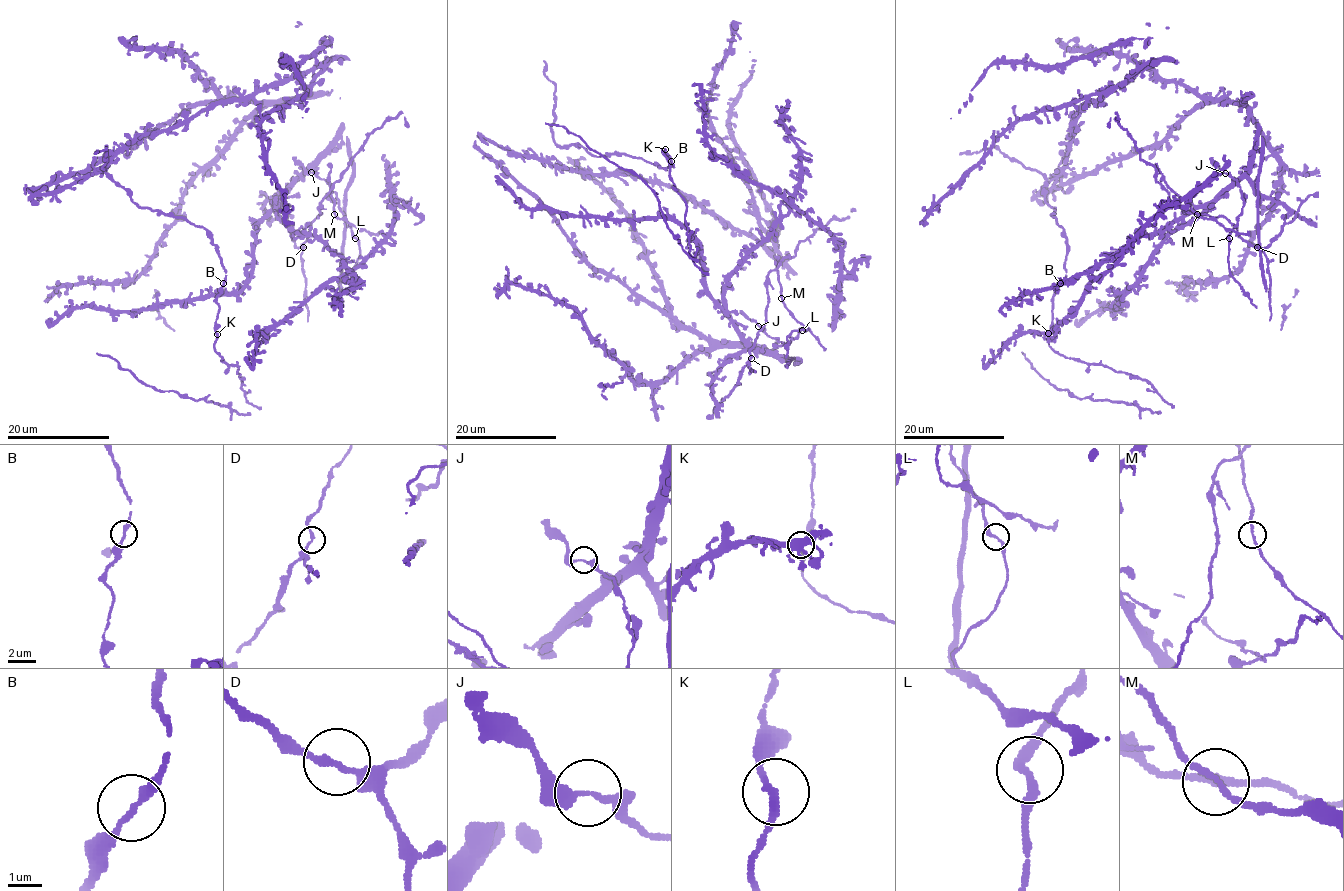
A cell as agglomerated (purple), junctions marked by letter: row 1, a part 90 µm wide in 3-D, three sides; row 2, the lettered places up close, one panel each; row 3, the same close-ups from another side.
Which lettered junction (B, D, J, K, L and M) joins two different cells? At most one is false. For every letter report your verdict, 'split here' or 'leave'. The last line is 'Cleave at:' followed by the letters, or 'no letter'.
B: leave
D: leave
J: leave
K: leave
L: leave
M: leave
Cleave at: no letter

